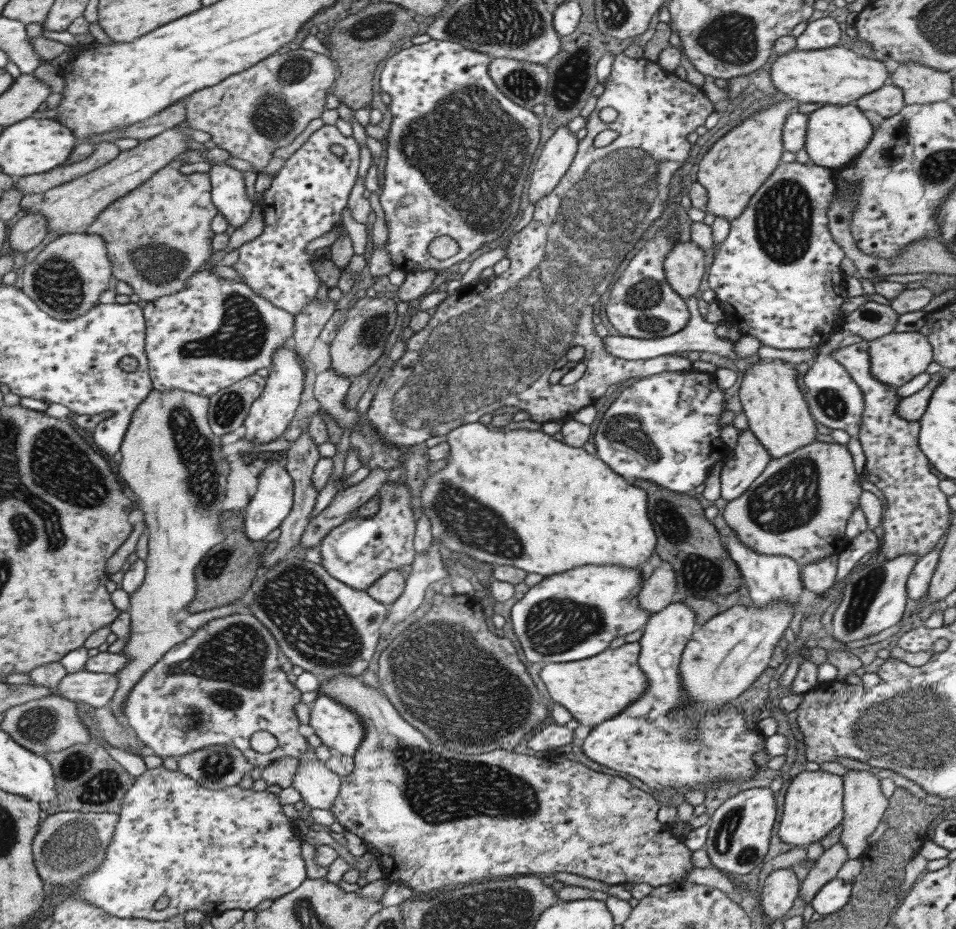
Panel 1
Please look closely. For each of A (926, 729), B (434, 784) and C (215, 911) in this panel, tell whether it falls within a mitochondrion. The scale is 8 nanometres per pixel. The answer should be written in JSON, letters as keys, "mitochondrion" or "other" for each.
{"A":"mitochondrion","B":"mitochondrion","C":"other"}

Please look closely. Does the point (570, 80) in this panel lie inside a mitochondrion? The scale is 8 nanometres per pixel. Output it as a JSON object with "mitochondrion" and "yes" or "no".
{"mitochondrion":"yes"}

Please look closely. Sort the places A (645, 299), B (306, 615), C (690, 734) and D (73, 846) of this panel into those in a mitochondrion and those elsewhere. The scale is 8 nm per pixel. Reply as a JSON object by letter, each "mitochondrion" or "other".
{"A":"mitochondrion","B":"mitochondrion","C":"mitochondrion","D":"mitochondrion"}

